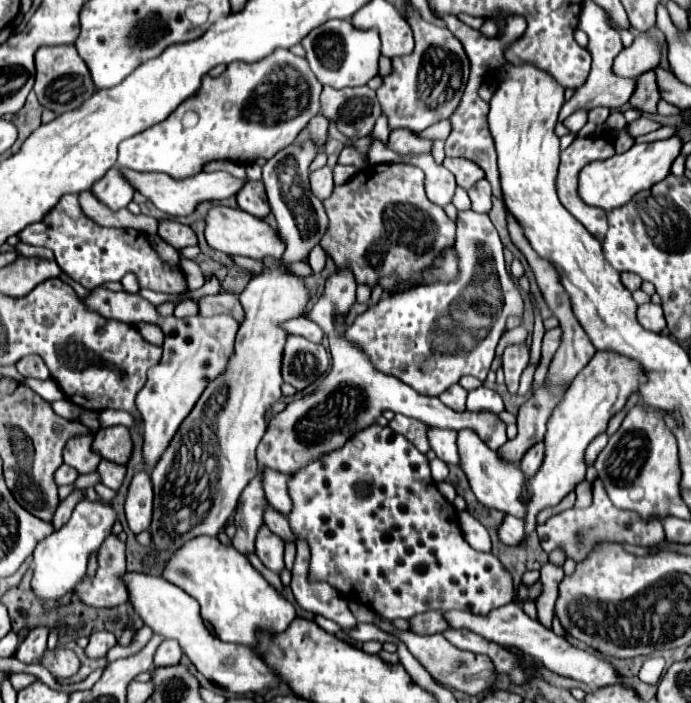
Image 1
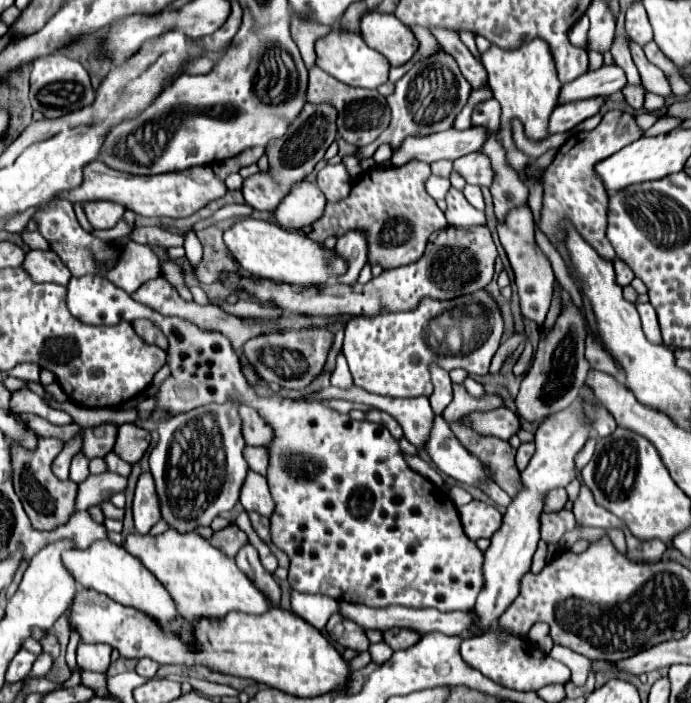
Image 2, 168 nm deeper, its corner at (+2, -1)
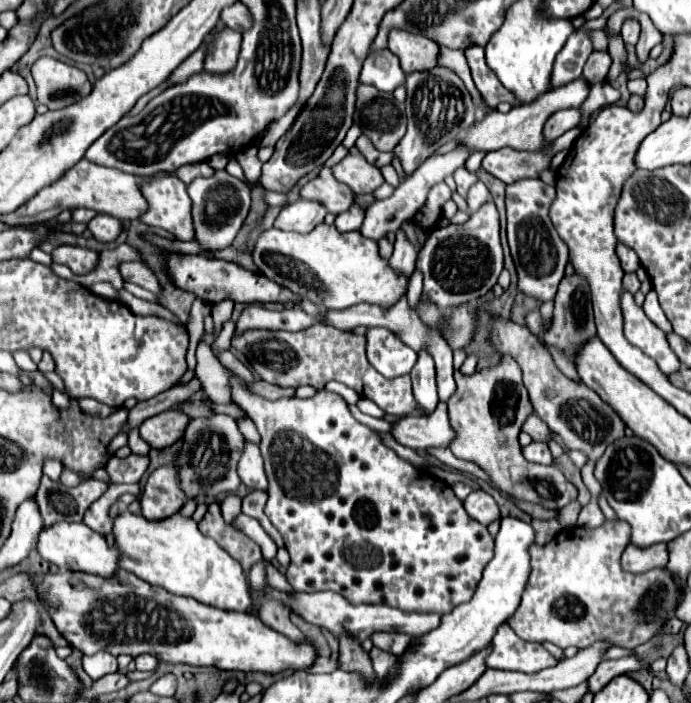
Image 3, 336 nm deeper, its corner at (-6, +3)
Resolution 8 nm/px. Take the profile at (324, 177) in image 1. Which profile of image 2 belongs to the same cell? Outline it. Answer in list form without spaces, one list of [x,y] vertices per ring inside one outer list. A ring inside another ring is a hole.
[[[300,181],[292,187],[292,191],[276,207],[274,219],[282,227],[302,229],[302,227],[312,225],[314,221],[318,221],[322,217],[324,205],[326,205],[326,197],[316,187],[316,183]]]

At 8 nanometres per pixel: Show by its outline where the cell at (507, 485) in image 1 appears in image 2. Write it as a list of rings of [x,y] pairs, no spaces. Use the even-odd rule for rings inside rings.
[[[440,415],[434,417],[434,425],[424,451],[442,473],[454,477],[460,483],[476,487],[478,481],[488,479],[484,465],[460,445]]]

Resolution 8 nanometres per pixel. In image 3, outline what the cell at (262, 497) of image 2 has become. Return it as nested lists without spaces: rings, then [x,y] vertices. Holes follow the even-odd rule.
[[[246,441],[244,455],[240,457],[240,463],[238,463],[238,475],[242,483],[250,489],[258,489],[258,491],[268,489],[268,479],[266,479],[266,471],[262,465],[262,455],[260,455],[258,445]]]

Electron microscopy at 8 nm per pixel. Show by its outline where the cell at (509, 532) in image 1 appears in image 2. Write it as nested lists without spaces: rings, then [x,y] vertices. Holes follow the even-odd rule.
[[[470,501],[458,509],[464,533],[476,541],[480,537],[492,537],[492,533],[500,527],[502,515],[496,507],[480,501]]]

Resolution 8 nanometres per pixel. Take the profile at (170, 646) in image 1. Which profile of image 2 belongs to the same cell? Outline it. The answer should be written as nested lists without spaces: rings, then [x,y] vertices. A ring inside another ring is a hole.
[[[140,659],[138,663],[136,663],[136,673],[138,675],[142,675],[142,677],[148,677],[148,679],[152,679],[154,675],[156,675],[156,671],[158,671],[158,663],[156,661],[152,661],[152,659]]]

